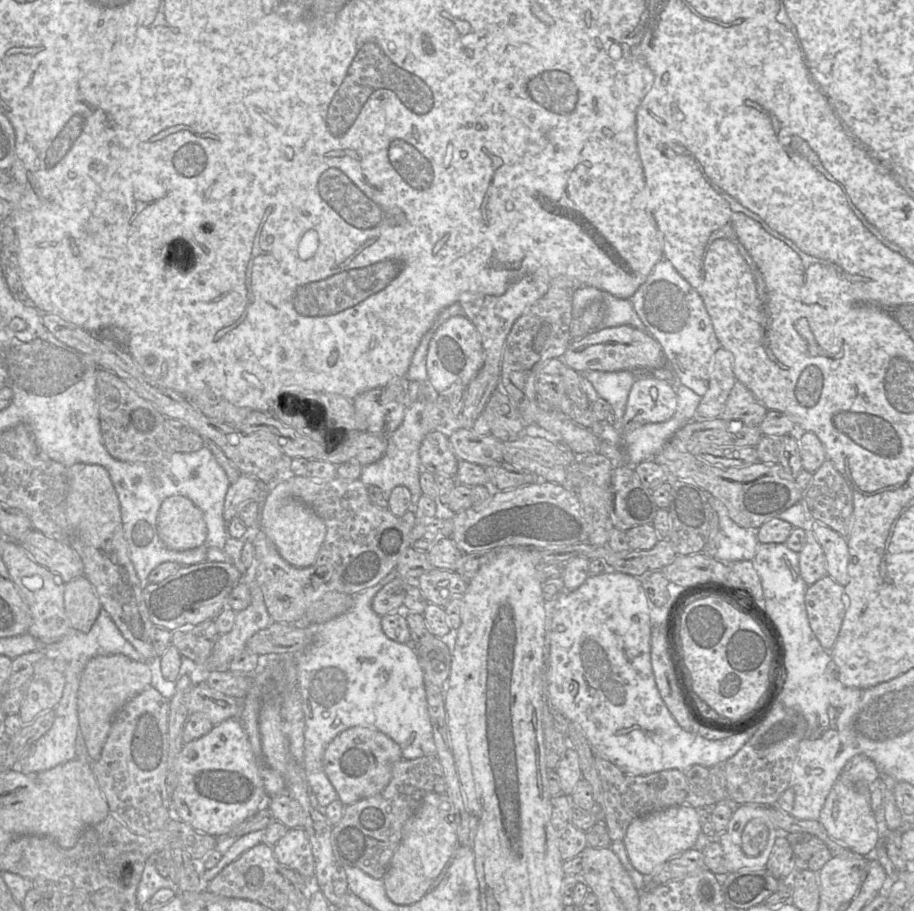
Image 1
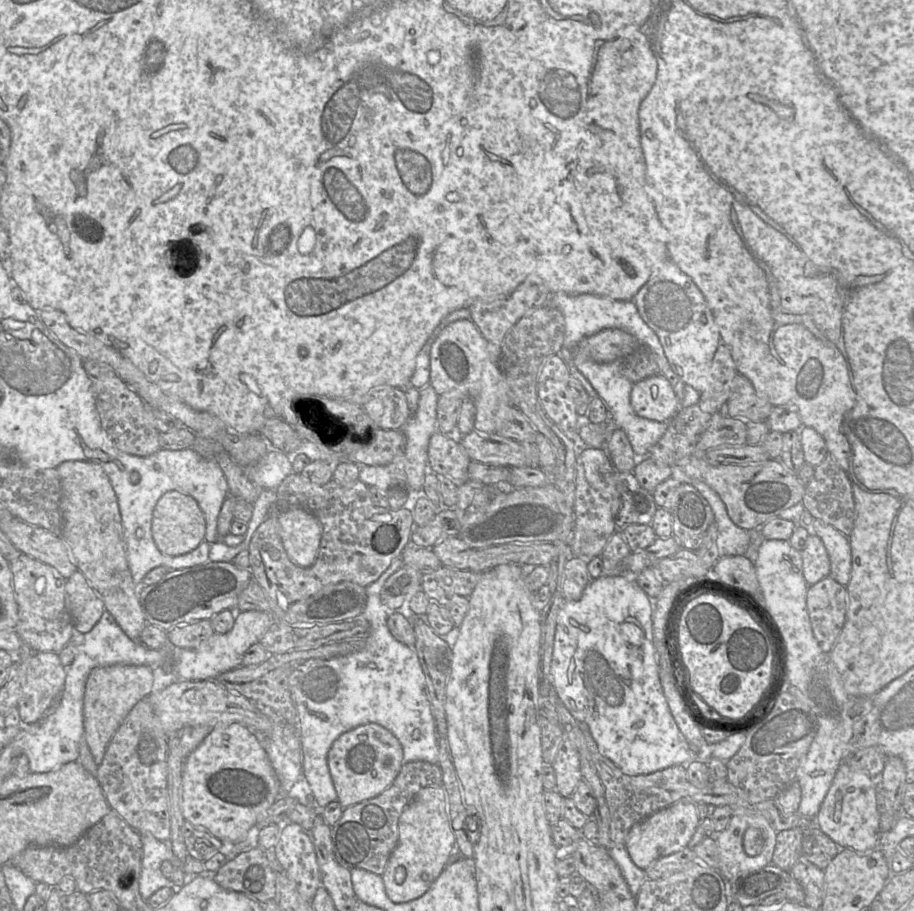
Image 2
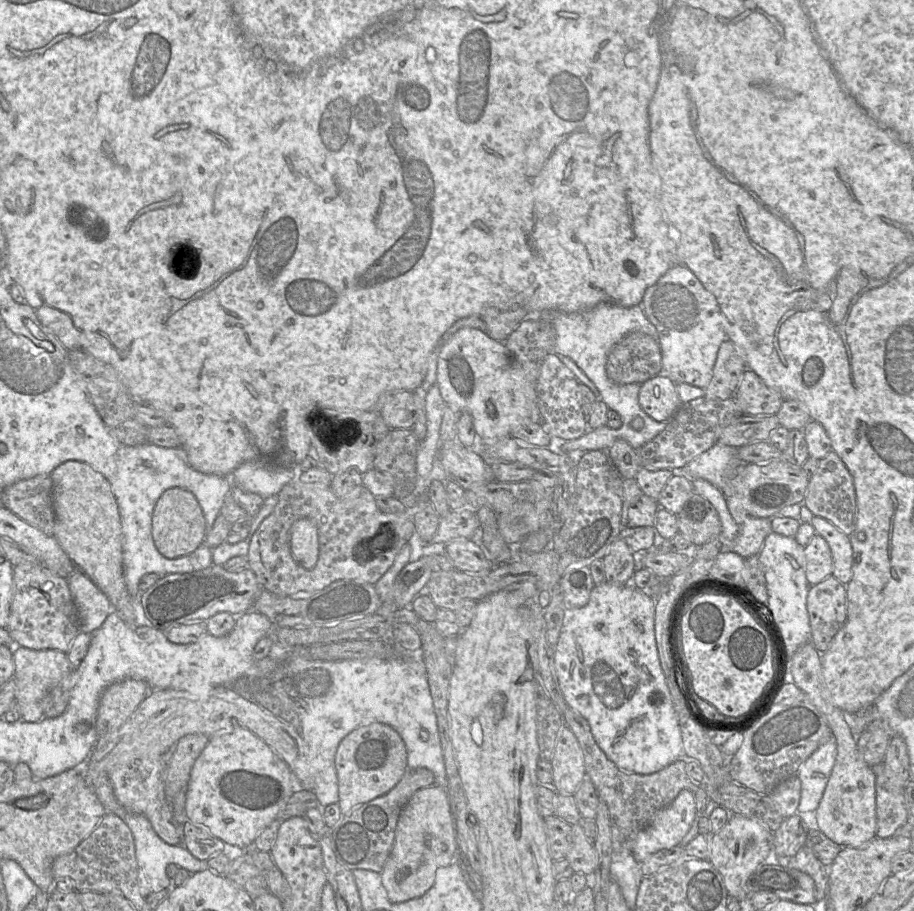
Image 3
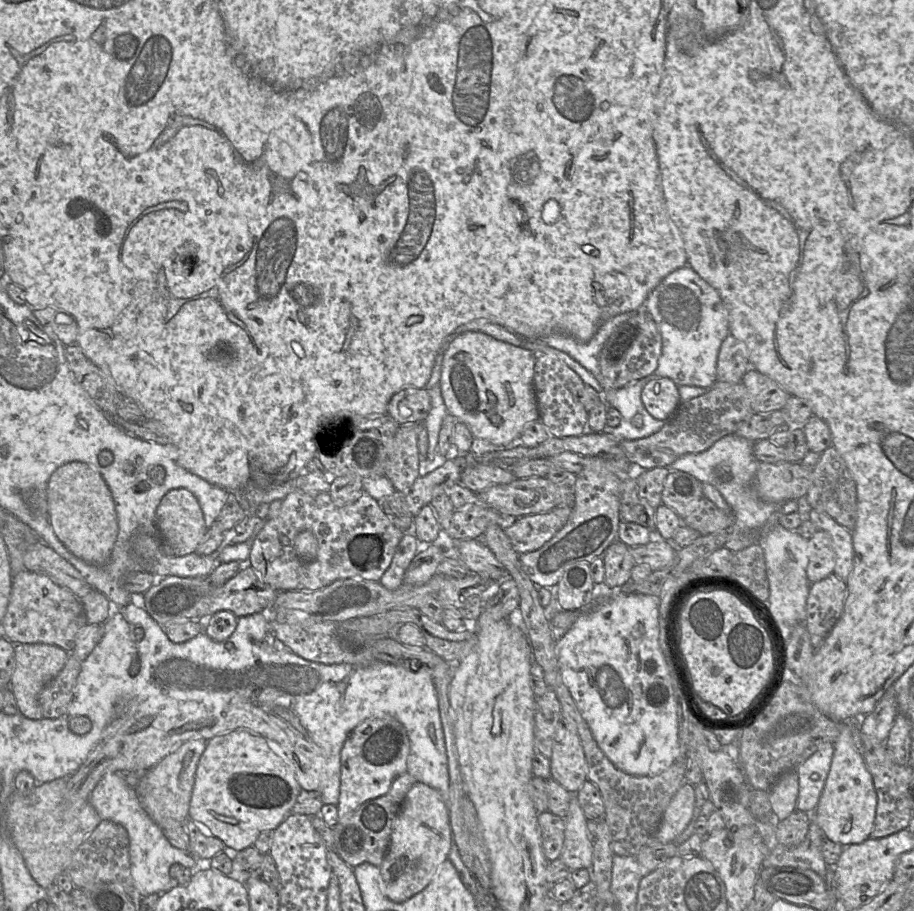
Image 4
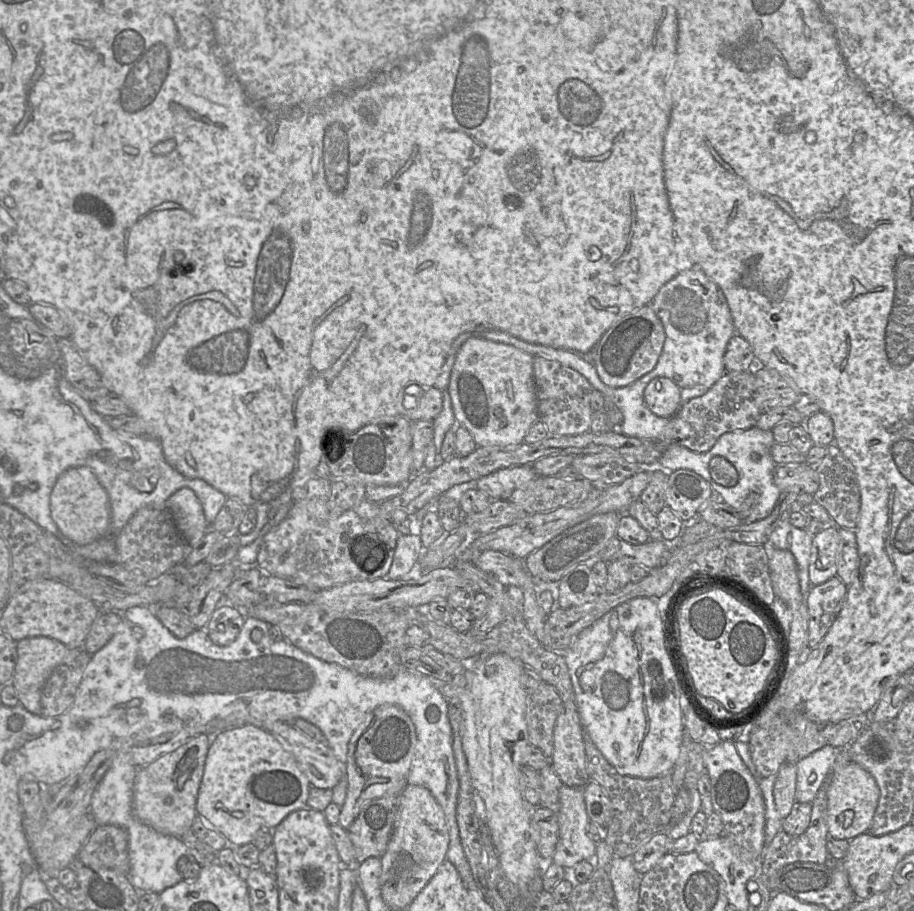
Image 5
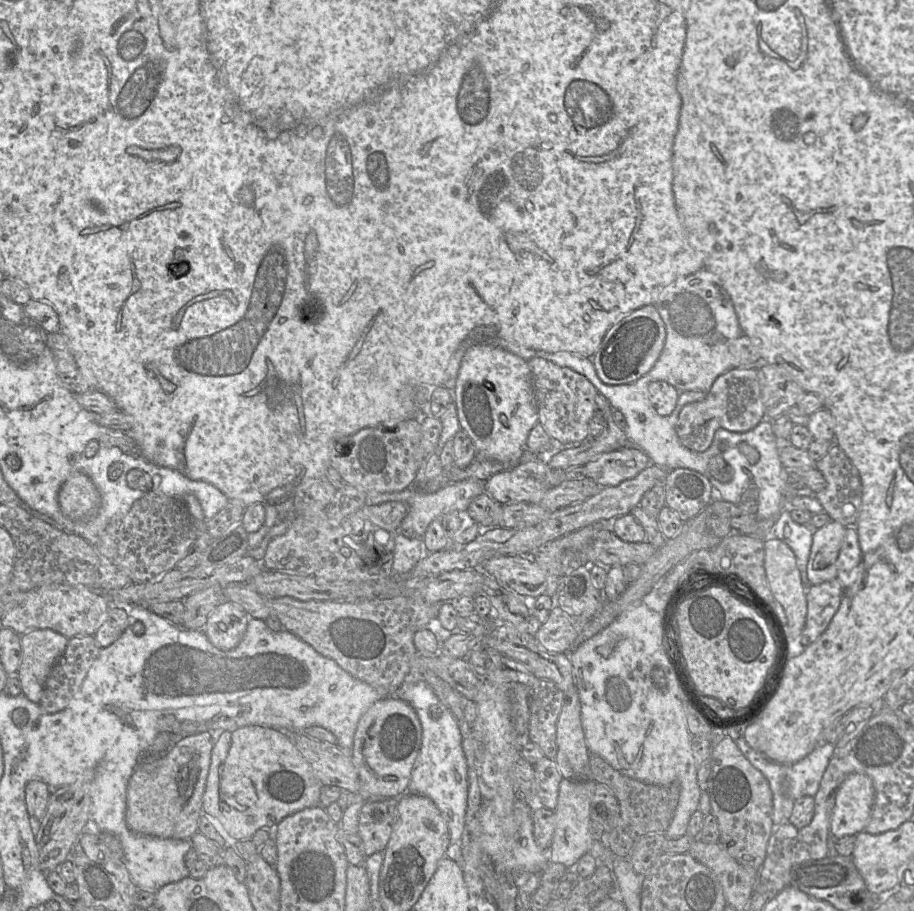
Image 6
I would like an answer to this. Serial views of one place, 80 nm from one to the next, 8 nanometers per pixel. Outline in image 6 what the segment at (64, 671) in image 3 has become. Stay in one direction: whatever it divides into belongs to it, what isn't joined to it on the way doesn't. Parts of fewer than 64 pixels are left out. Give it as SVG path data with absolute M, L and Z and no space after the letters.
M36 629L21 636L22 658L17 671L21 694L40 703L45 681L67 647L68 639L50 629Z

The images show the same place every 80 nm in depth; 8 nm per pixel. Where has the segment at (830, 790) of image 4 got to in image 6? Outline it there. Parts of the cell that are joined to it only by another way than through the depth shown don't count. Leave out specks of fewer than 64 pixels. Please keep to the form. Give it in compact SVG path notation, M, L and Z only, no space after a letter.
M860 773L849 774L835 796L829 831L840 839L864 831L874 804L875 789L872 779Z

